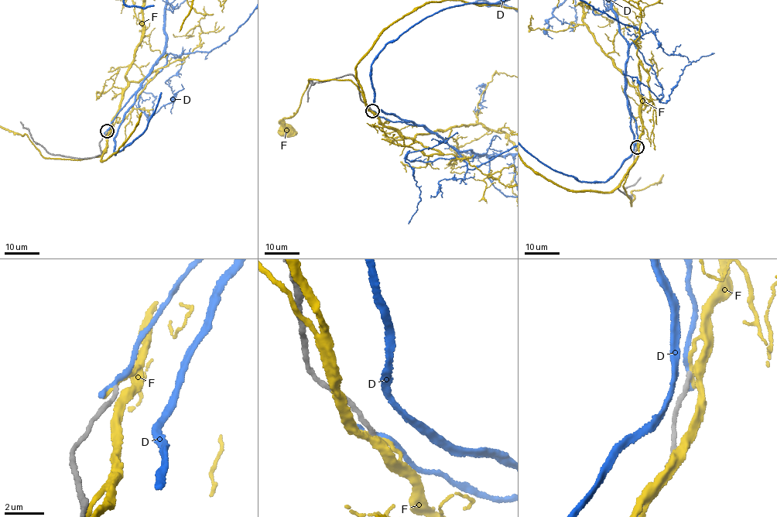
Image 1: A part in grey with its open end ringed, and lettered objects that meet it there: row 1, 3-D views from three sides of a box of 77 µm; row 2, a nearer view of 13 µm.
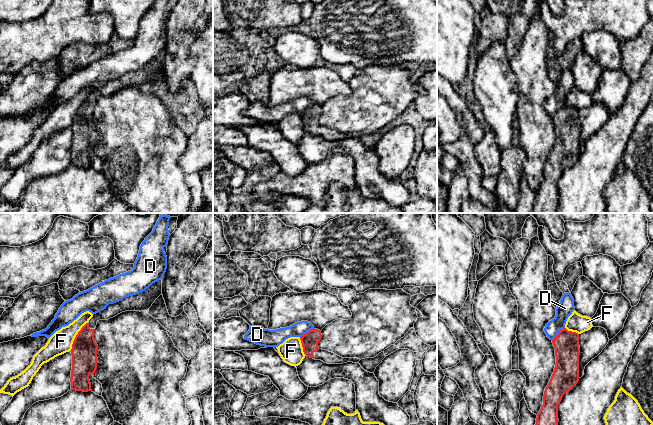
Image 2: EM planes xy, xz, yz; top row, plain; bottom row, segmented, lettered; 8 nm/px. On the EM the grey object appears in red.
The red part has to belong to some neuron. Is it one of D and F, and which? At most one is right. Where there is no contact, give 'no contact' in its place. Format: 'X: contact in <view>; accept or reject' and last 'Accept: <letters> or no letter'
D: contact in yz; reject
F: contact in xy; reject
Accept: no letter

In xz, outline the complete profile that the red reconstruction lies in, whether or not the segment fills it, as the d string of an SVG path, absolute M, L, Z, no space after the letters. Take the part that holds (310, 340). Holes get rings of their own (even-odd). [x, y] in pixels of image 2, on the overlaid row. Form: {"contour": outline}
{"contour": "M312 329L300 337L303 352L307 357L315 360L321 360L327 364L343 364L347 362L359 363L358 358L342 358L327 350L322 350L318 347L322 334L318 329Z"}

